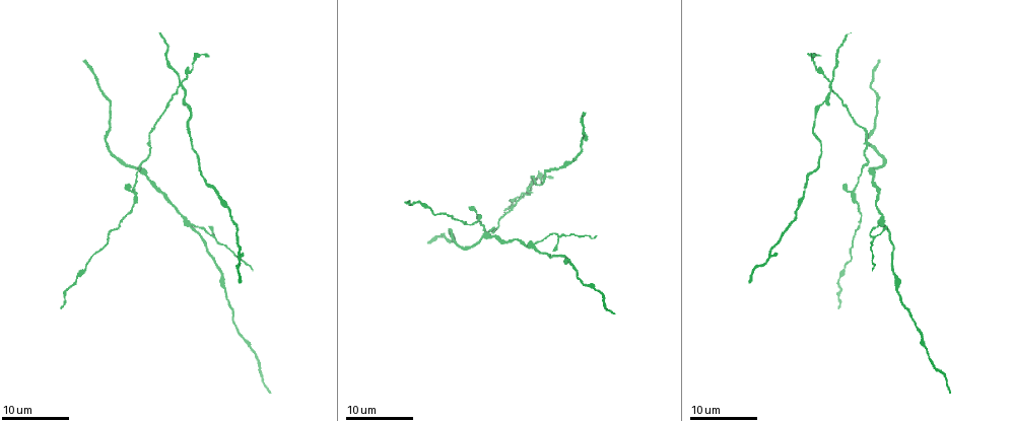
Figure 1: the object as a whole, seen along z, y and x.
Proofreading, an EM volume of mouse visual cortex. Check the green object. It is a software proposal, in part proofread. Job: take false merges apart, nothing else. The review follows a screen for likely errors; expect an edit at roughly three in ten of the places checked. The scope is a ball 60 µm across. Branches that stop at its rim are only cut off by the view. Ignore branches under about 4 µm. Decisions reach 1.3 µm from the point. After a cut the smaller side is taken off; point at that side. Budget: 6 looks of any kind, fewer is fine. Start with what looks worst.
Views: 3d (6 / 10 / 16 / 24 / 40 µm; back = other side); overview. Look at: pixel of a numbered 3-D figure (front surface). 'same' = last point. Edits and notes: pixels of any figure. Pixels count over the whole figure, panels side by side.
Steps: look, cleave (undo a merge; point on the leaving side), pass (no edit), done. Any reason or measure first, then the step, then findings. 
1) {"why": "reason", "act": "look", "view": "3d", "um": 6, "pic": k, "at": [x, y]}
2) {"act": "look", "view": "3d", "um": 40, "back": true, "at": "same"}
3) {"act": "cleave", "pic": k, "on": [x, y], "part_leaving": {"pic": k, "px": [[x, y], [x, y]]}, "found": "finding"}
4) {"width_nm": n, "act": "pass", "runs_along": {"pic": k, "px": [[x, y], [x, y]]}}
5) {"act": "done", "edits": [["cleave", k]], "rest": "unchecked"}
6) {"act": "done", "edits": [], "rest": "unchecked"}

{"why": "looks like a crossing", "act": "look", "view": "3d", "um": 16, "pic": 1, "at": [829, 86]}

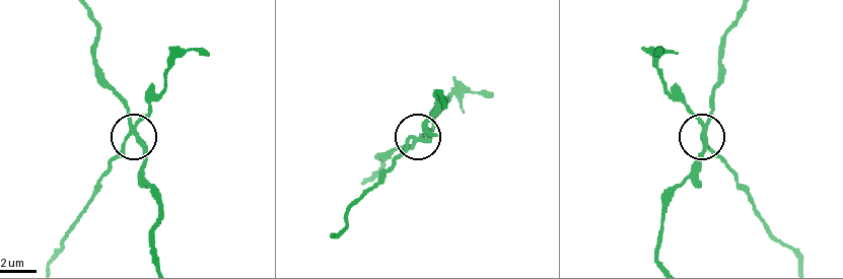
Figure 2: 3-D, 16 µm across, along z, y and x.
{"act": "look", "view": "3d", "um": 6, "pic": 2, "at": [421, 139]}

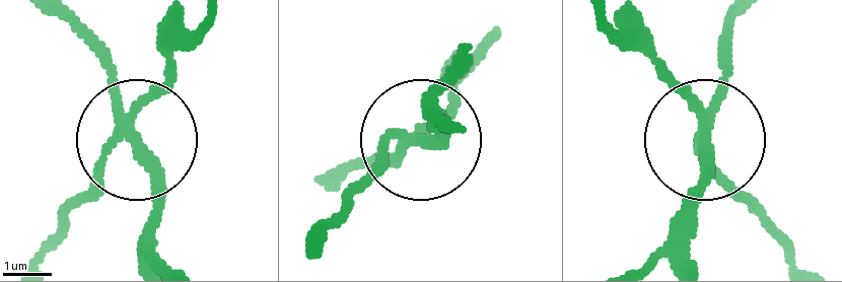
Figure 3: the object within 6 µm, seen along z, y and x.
{"why": "other side", "act": "look", "view": "3d", "um": 6, "back": true, "pic": 3, "at": [705, 137]}

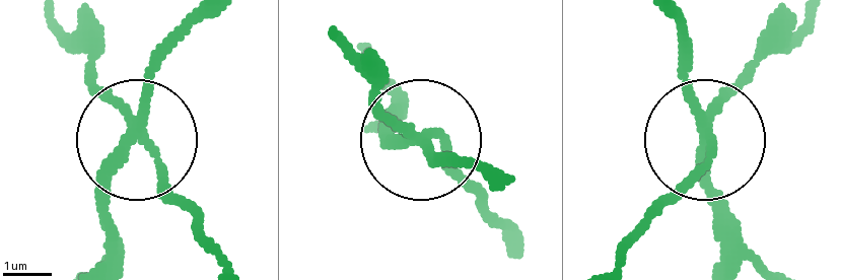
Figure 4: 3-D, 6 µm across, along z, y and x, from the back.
{"width_nm": 230, "act": "cleave", "pic": 4, "on": [157, 191], "part_leaving": {"pic": 4, "px": [[136, 131], [217, 261]]}, "found": "a second neuron is stuck on"}

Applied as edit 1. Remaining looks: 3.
{"why": "arms part here", "act": "look", "view": "3d", "um": 24, "pic": 1, "at": [534, 244]}

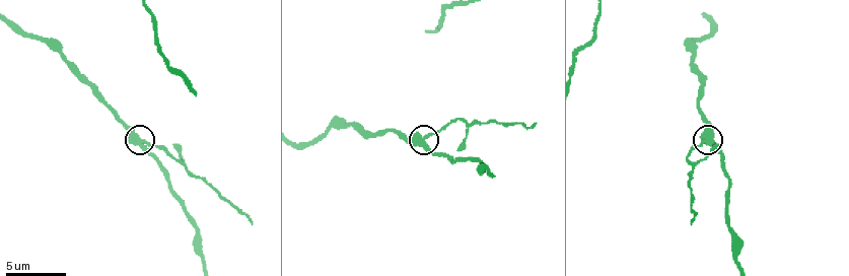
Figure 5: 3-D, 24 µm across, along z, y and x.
{"act": "look", "view": "3d", "um": 10, "pic": 5, "at": [424, 139]}

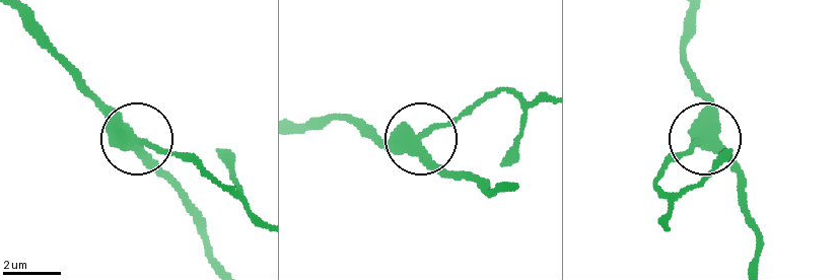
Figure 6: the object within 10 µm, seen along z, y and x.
{"why": "other side", "act": "look", "view": "3d", "um": 10, "back": true, "pic": 6, "at": [423, 138]}

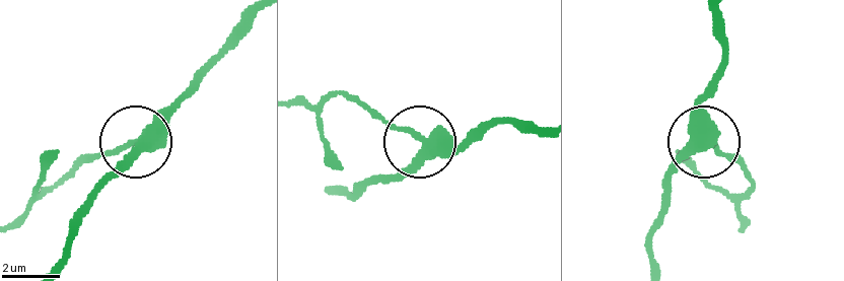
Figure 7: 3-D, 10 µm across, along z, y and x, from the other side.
{"side_arm_um": 13, "act": "cleave", "pic": 7, "on": [110, 154], "part_leaving": {"pic": 7, "px": [[142, 138], [93, 155], [13, 220]]}, "found": "two neurons meet here"}

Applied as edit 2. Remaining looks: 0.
{"act": "done", "edits": [["cleave", 4], ["cleave", 7]], "rest": "unchecked"}

